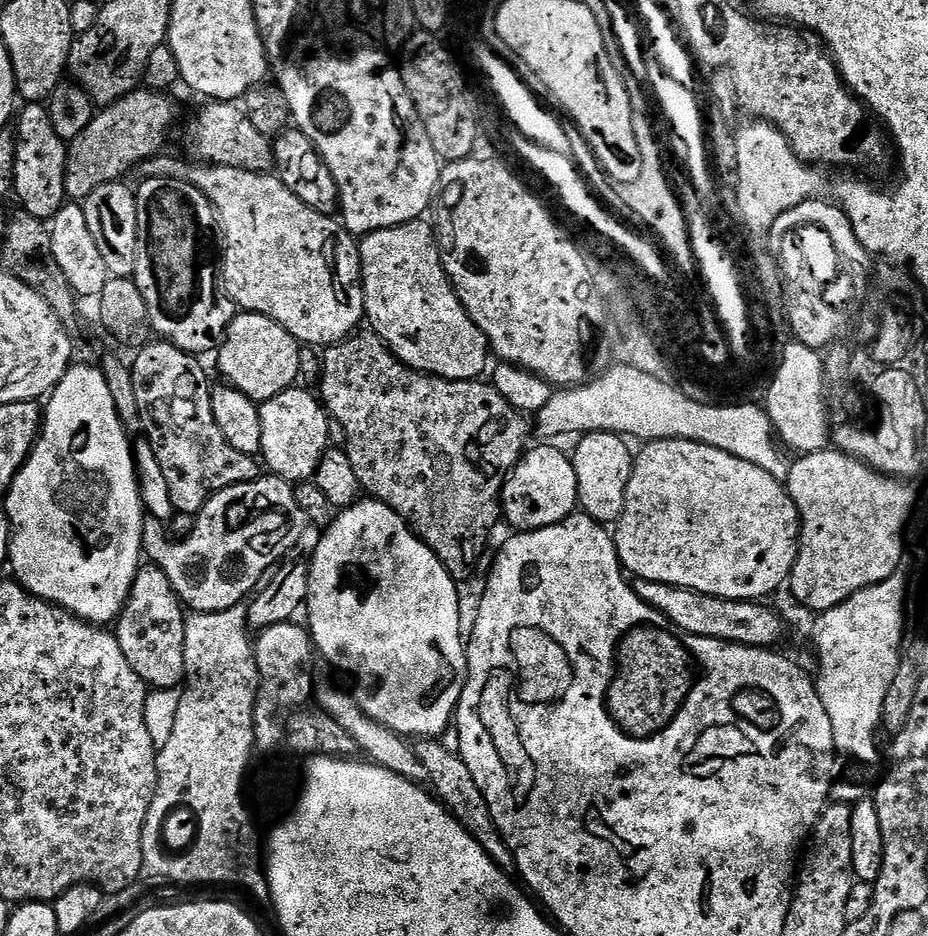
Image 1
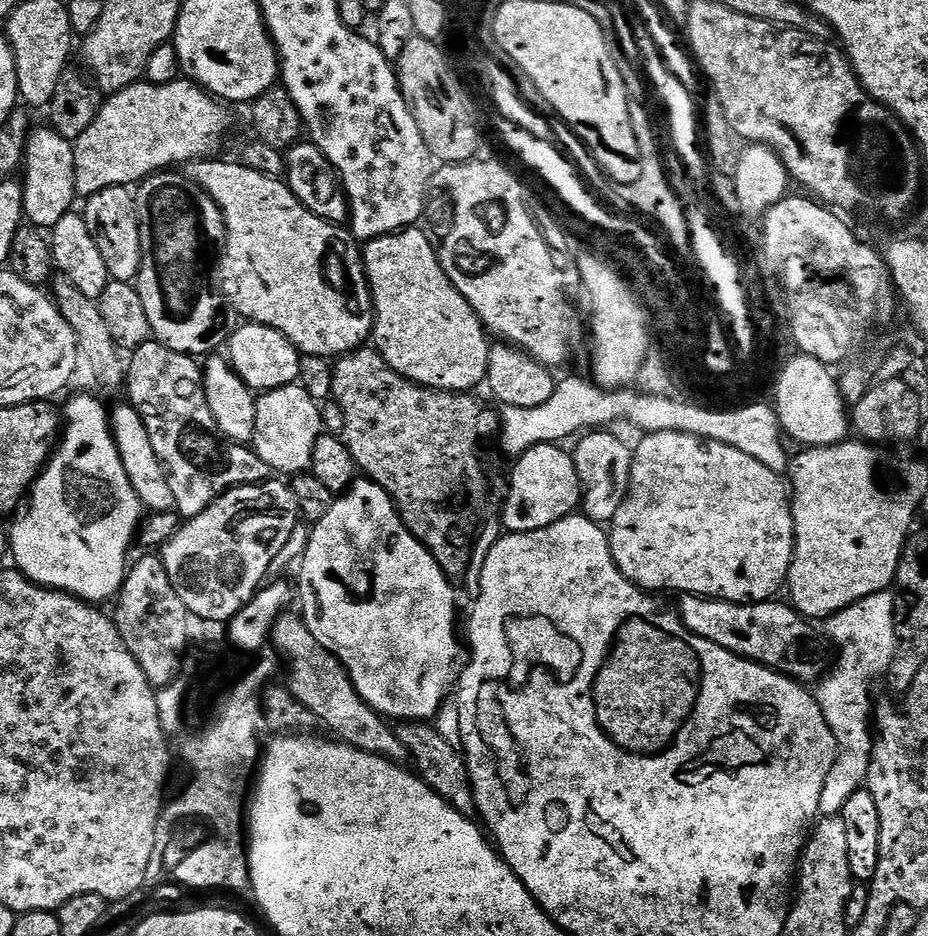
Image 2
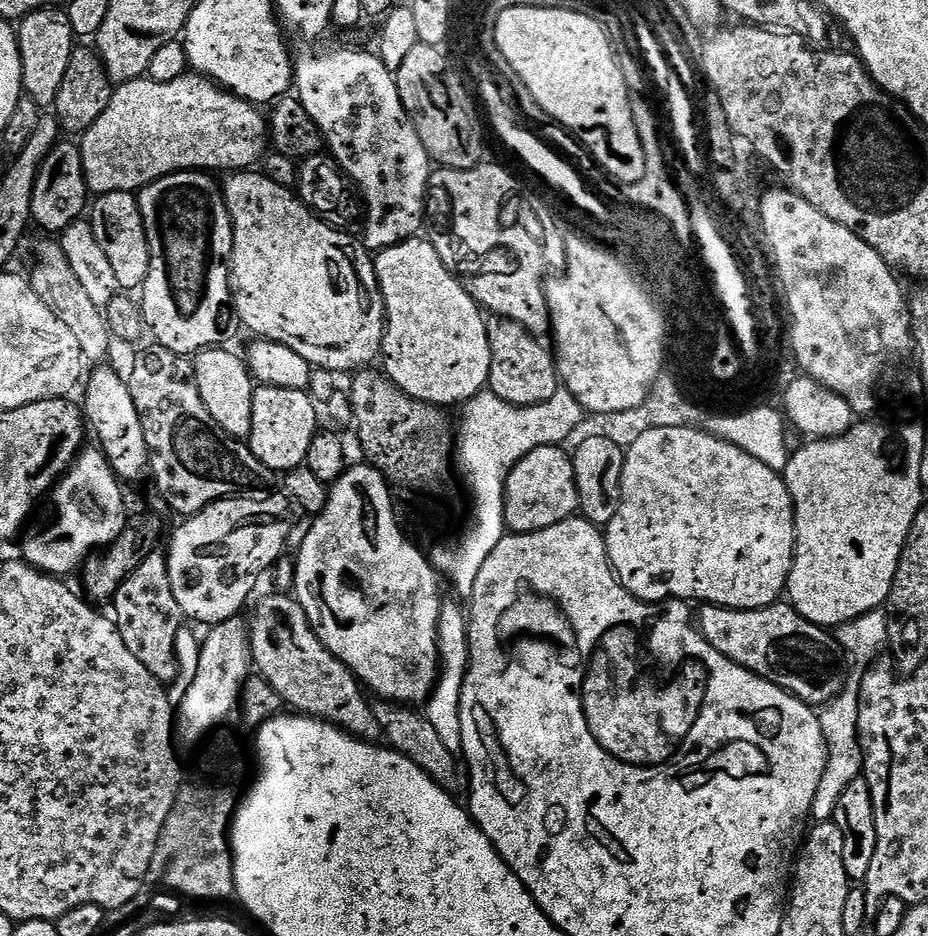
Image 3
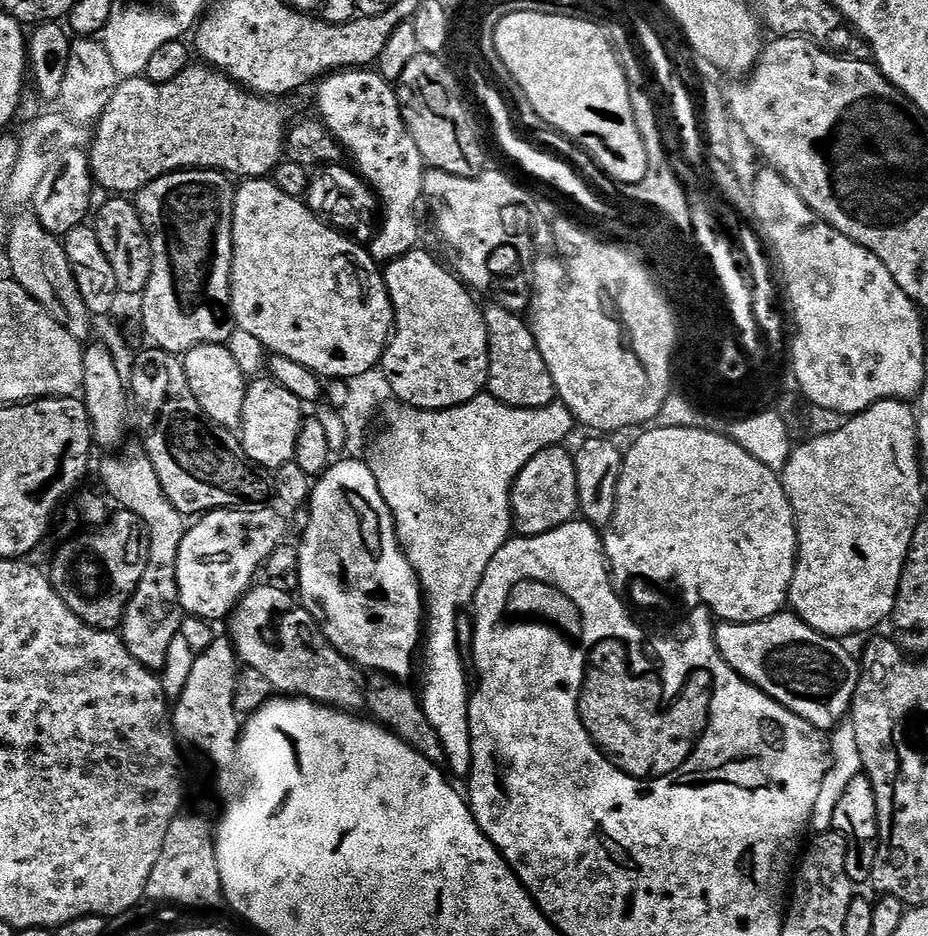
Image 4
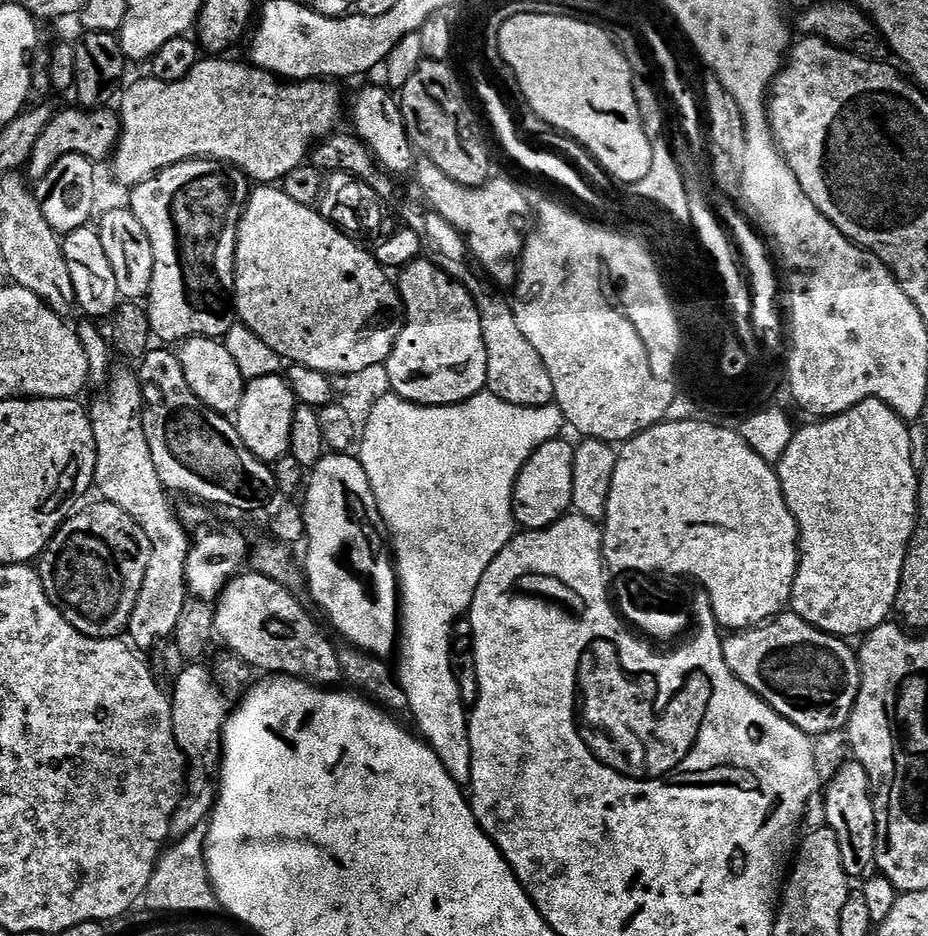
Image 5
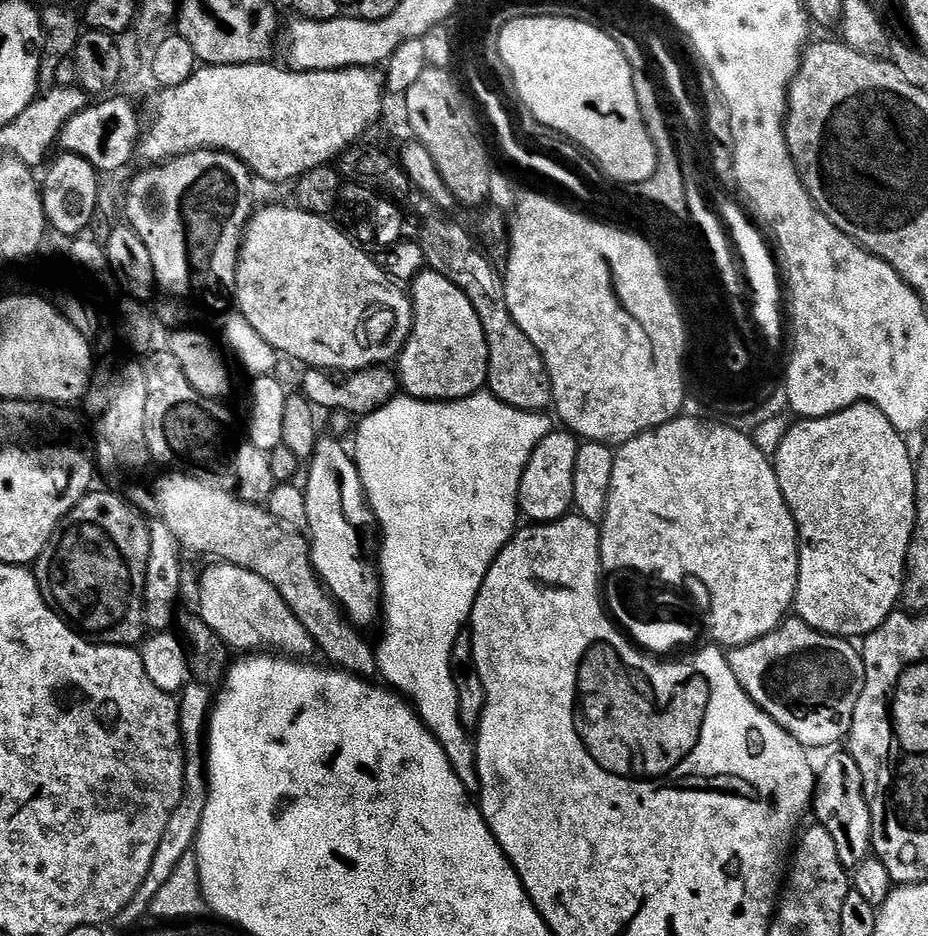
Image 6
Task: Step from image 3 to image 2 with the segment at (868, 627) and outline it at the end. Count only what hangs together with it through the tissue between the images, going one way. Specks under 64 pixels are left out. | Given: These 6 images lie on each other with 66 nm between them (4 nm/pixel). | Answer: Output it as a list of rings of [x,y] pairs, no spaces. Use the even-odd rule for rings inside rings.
[[[890,590],[880,591],[878,594],[872,594],[868,598],[860,599],[856,603],[852,603],[850,607],[846,610],[838,611],[833,616],[827,617],[824,626],[825,637],[838,648],[838,660],[836,666],[821,679],[819,686],[816,690],[816,697],[819,705],[822,707],[823,718],[826,719],[826,724],[830,728],[831,734],[834,736],[836,744],[836,756],[834,766],[831,767],[830,773],[827,775],[826,783],[822,788],[822,797],[819,799],[820,813],[823,817],[825,816],[837,816],[839,815],[841,809],[844,808],[847,798],[850,798],[851,794],[854,794],[860,787],[863,787],[867,783],[868,772],[869,772],[869,762],[872,760],[872,746],[874,743],[873,733],[870,734],[868,728],[871,730],[872,726],[872,701],[870,698],[872,696],[872,686],[874,682],[880,677],[885,677],[887,675],[887,665],[893,660],[893,656],[896,653],[896,622],[898,619],[898,611],[896,612],[896,604],[894,602],[893,593]]]

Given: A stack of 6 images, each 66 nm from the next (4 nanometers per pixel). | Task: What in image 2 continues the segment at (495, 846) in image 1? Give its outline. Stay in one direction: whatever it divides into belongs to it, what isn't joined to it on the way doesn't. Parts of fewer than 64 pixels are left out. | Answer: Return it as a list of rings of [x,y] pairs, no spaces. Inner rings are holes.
[[[400,722],[395,725],[396,737],[402,742],[405,753],[416,763],[415,771],[421,781],[435,792],[439,799],[457,808],[461,816],[469,818],[477,815],[476,799],[472,789],[472,779],[468,773],[468,761],[461,749],[446,742],[439,730],[428,722]]]

